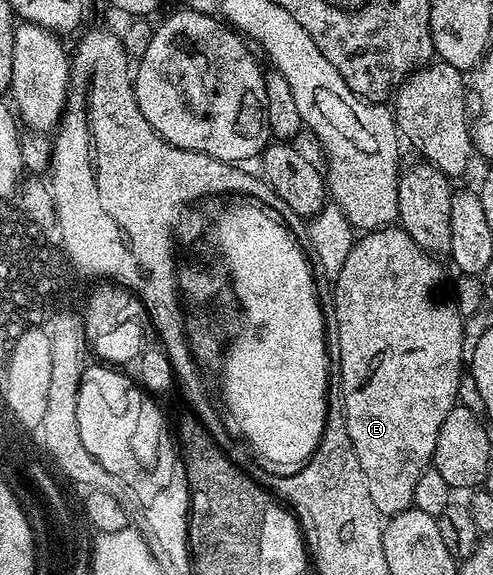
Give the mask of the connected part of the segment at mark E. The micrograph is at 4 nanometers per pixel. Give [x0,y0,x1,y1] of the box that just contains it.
[332,226,466,518]

